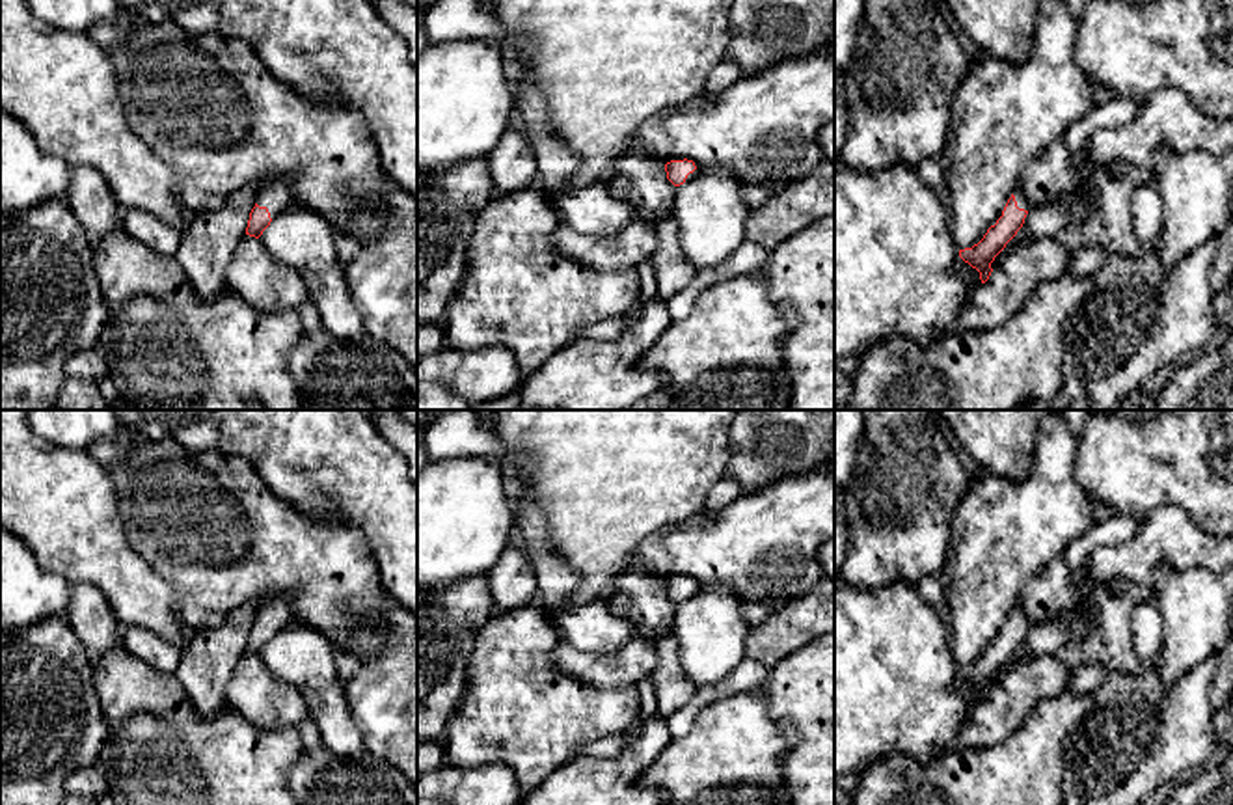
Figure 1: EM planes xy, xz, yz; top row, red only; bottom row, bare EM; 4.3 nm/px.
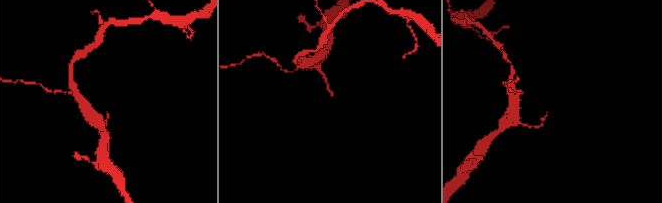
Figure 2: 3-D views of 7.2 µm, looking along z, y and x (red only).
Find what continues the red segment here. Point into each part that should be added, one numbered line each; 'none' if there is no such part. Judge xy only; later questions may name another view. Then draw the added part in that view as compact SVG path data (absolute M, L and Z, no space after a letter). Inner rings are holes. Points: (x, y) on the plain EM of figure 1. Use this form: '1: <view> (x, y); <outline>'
1: xy (278, 613); M276 598L272 602L263 604L257 615L259 624L266 624L270 635L276 635L281 628L285 628L292 621L291 598Z

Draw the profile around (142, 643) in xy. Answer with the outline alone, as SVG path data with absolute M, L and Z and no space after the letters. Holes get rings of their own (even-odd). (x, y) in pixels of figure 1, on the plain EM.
M142 626L123 628L121 647L130 656L162 673L175 673L184 652L184 648L164 641L158 634Z

